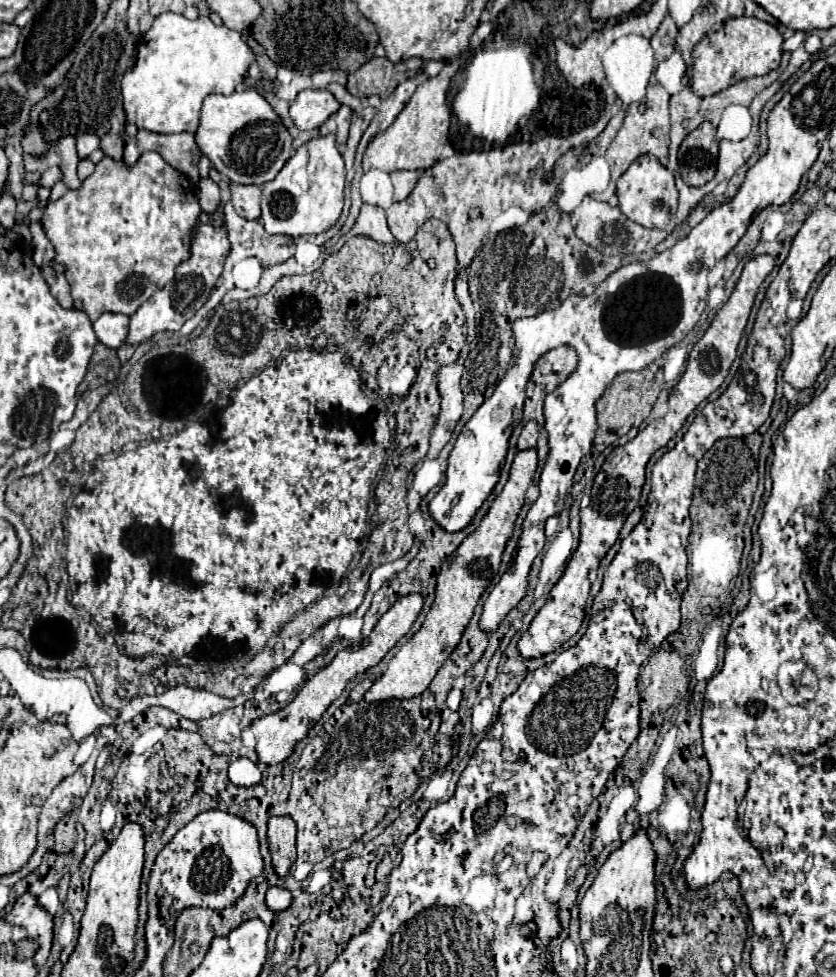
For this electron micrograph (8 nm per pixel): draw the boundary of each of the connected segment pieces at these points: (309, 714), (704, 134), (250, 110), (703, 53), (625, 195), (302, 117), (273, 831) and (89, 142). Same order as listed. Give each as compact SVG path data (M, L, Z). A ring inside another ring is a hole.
M408 594L404 598L398 598L396 604L378 620L378 624L374 626L372 634L358 646L358 648L352 648L352 650L340 650L334 660L324 666L318 674L314 674L306 684L304 688L296 694L296 698L282 710L274 712L274 714L268 714L264 718L258 718L252 722L252 732L256 736L256 752L258 752L258 760L266 766L276 766L280 762L284 762L292 752L294 748L298 746L298 742L302 742L306 738L306 734L310 732L310 728L322 718L322 714L326 712L326 708L336 700L340 698L340 694L344 692L346 684L356 676L356 674L362 674L366 672L368 668L376 666L392 648L394 644L406 636L406 632L412 628L414 620L418 618L420 610L424 606L424 596L420 594Z
M702 122L680 144L678 164L682 180L688 186L704 186L714 178L716 162L718 162L716 128L710 122Z
M256 90L234 92L230 96L210 94L202 104L200 126L196 130L196 144L206 154L212 166L230 182L262 186L282 170L294 154L292 136L270 108L266 98Z
M732 18L726 20L722 28L708 32L692 50L692 92L696 96L712 96L738 80L764 76L780 66L782 58L782 42L780 32L758 18Z
M644 154L630 164L630 168L618 180L616 196L620 200L622 214L626 214L632 222L638 222L644 228L666 228L678 204L674 174L668 172L652 154Z
M302 90L290 104L290 116L300 130L320 128L334 112L340 102L328 90Z
M272 816L268 820L268 842L272 866L278 876L284 876L296 860L296 824L290 816Z
M84 134L78 138L78 158L88 158L94 150L98 150L98 136L96 134Z

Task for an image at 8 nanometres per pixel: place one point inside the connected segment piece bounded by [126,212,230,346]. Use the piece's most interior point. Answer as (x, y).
(167, 309)

